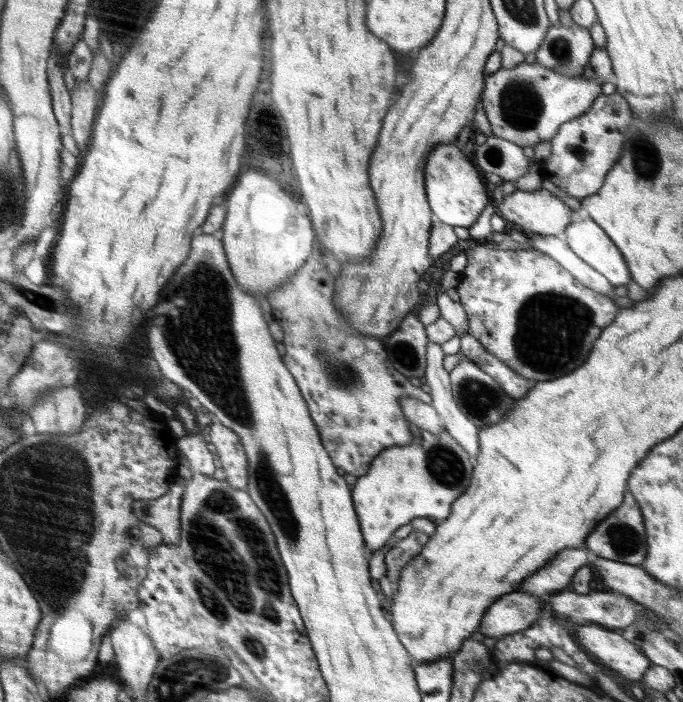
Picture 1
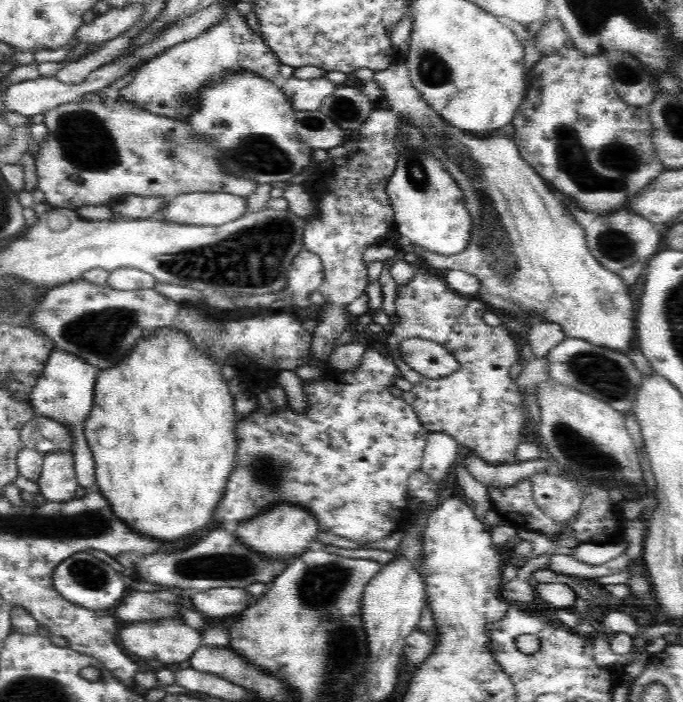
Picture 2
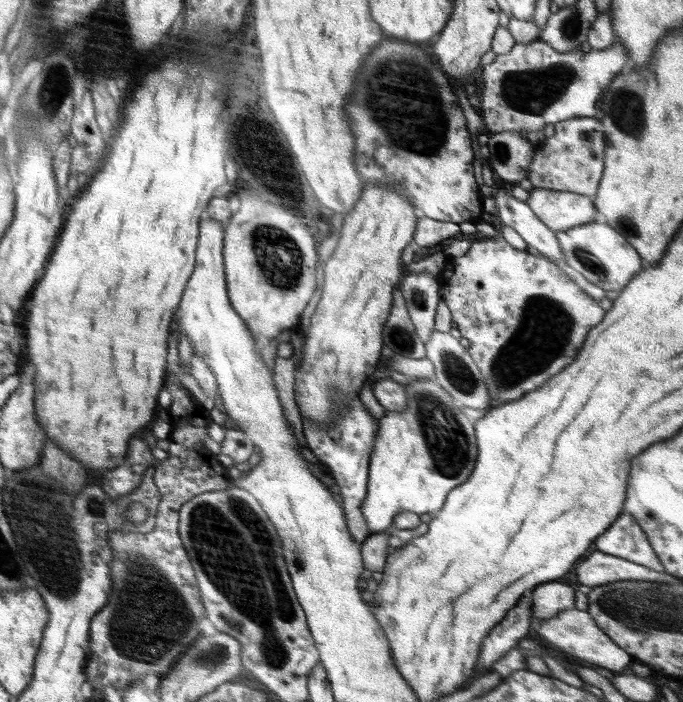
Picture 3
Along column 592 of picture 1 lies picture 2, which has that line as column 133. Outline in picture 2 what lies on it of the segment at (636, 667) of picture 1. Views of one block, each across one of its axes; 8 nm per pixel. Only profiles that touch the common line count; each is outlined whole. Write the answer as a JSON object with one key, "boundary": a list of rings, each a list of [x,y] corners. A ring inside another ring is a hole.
{"boundary":[[[162,618],[158,622],[131,623],[128,628],[117,632],[117,640],[127,653],[135,657],[148,658],[153,662],[156,660],[156,664],[184,662],[202,645],[202,636],[198,633],[198,629],[186,625],[180,618]]]}

